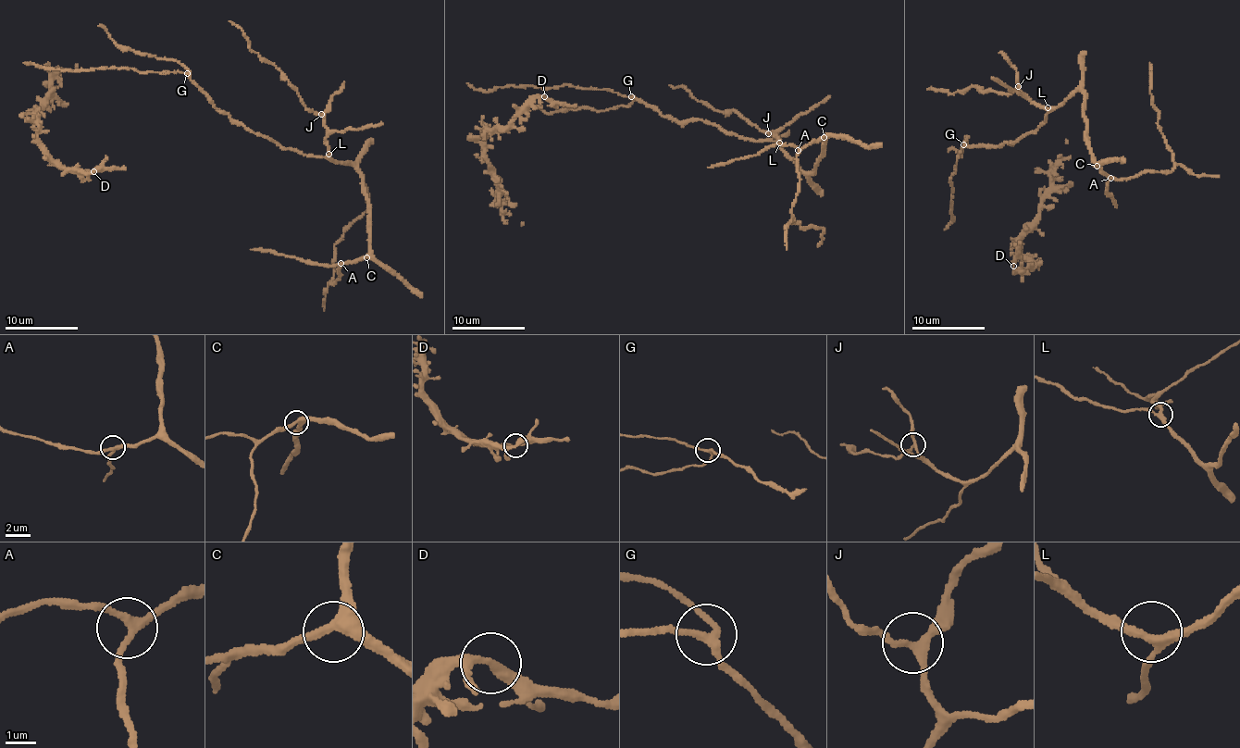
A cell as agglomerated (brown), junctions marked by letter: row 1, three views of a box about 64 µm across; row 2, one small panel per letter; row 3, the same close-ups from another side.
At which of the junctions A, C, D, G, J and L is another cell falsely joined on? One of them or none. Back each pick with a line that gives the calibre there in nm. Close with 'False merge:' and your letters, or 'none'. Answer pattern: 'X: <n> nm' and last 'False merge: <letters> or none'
False merge: none

